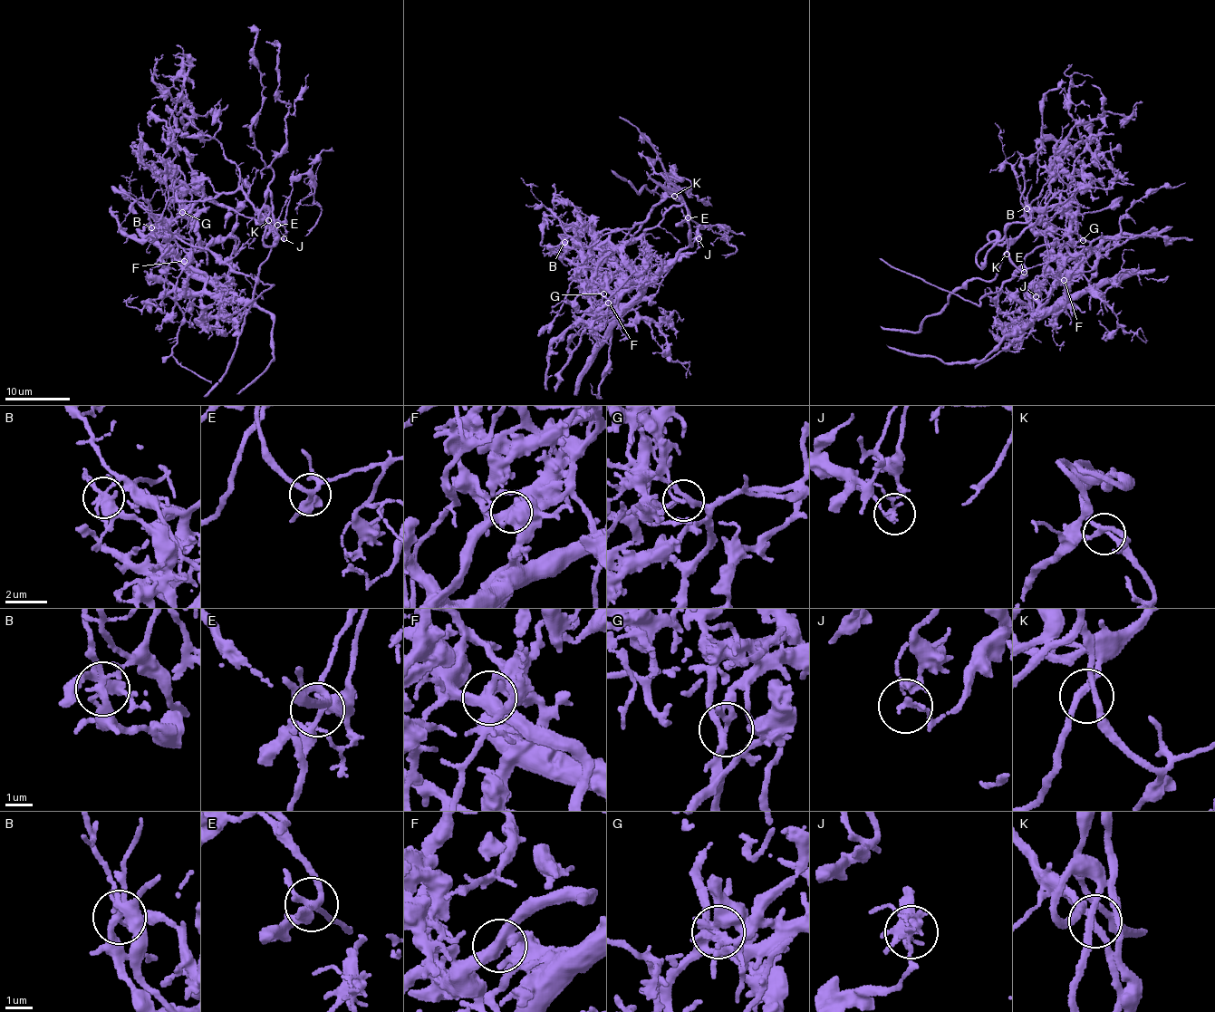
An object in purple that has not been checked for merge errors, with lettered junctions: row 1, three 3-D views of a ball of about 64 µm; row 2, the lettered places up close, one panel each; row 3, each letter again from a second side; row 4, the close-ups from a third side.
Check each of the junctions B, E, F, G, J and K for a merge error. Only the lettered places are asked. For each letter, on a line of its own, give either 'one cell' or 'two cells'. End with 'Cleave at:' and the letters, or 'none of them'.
B: two cells
E: one cell
F: two cells
G: two cells
J: two cells
K: one cell
Cleave at: B, F, G, J

